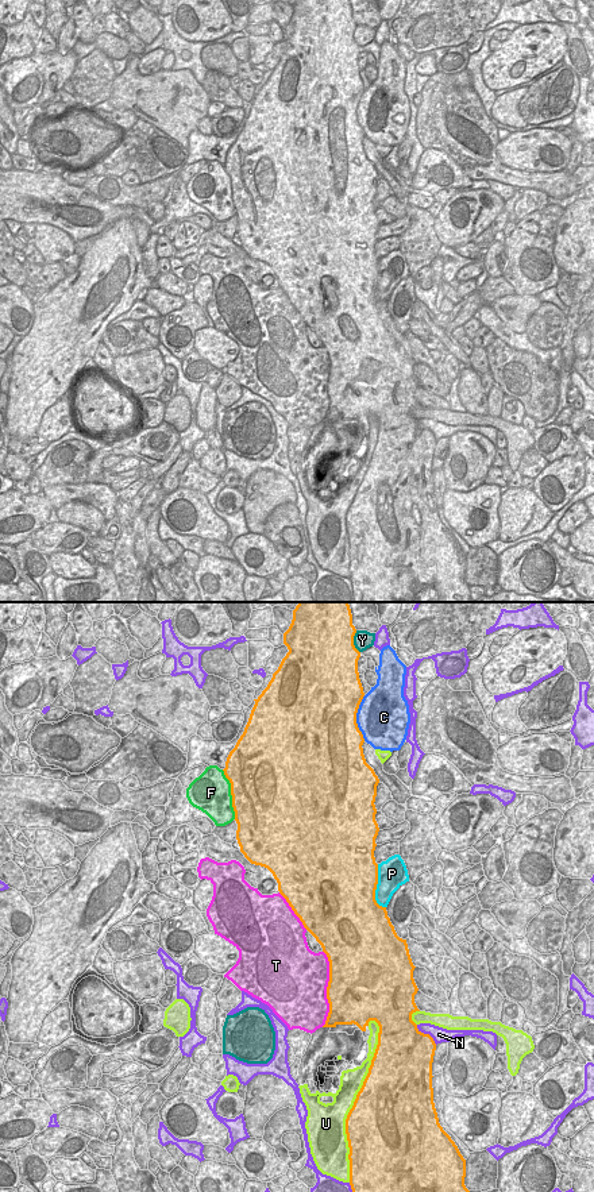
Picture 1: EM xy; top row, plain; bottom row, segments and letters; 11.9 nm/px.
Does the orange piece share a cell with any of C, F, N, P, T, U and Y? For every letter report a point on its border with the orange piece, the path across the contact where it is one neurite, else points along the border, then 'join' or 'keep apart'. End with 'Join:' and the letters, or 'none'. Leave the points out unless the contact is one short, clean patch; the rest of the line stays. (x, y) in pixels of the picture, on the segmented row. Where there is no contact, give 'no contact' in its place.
C: meets orange in xy at (355, 718); keep apart
F: meets orange in xy at (231, 794); keep apart
N: meets orange in xy at (427, 1034); keep apart
P: meets orange in xy at (375, 887); keep apart
T: meets orange in xy at (327, 988); keep apart
U: meets orange in xy at (355, 1100); keep apart
Y: meets orange in xy at (353, 641); keep apart
Join: none

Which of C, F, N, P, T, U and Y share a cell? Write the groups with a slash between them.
C / F / N / P / T / U / Y

